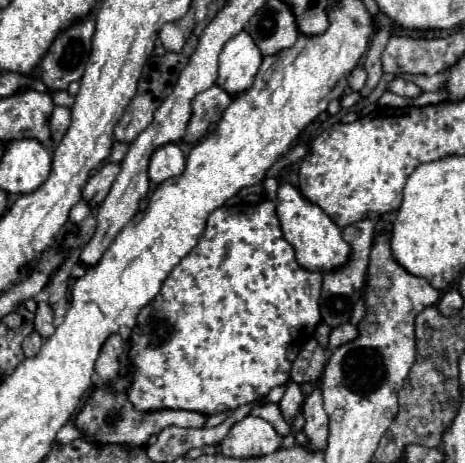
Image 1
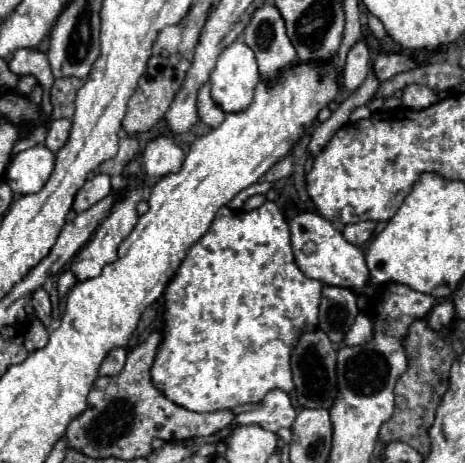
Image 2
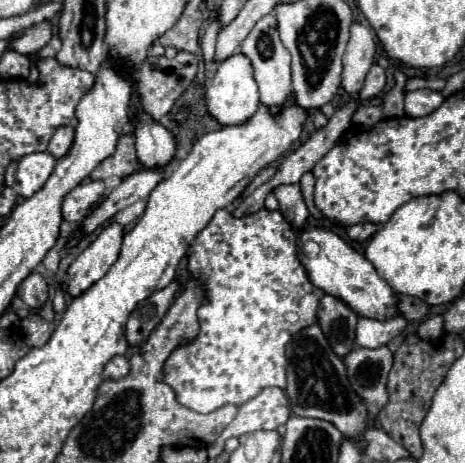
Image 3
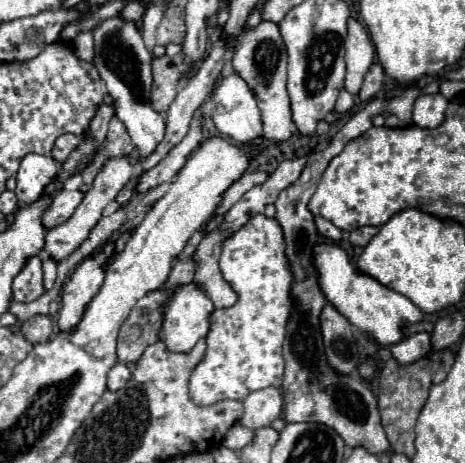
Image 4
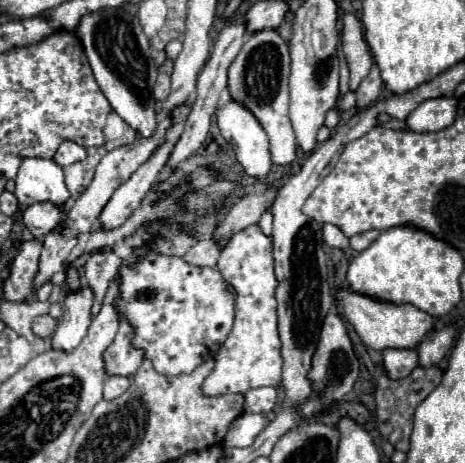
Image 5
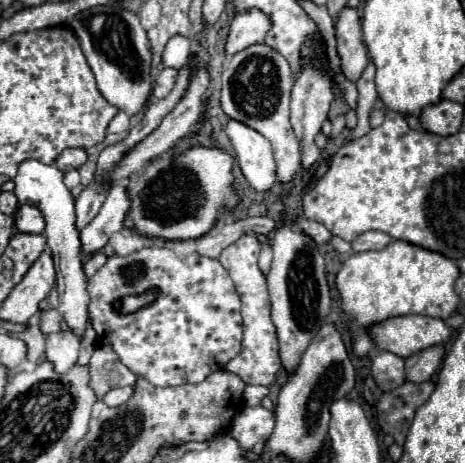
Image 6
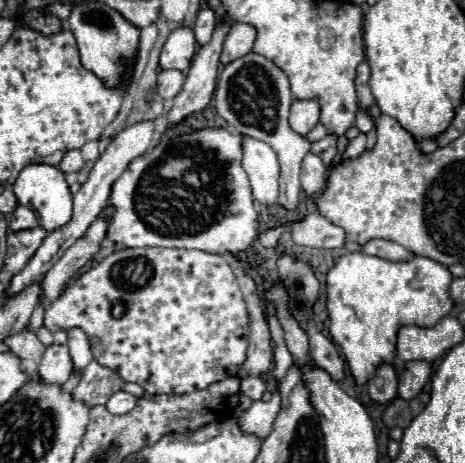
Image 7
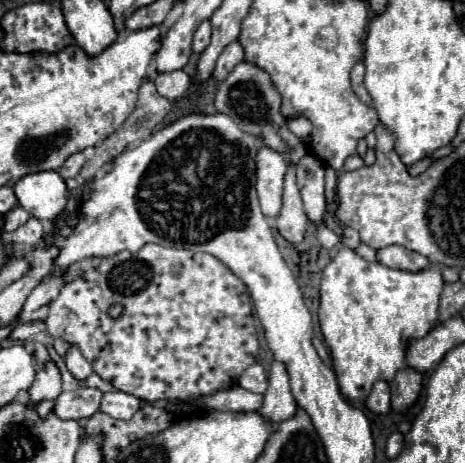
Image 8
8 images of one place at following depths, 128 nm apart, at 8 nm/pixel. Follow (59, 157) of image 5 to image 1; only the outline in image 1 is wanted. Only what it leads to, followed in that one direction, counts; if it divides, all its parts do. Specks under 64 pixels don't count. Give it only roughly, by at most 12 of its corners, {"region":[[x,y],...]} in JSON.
{"region":[[56,106],[50,116],[52,140],[58,144],[68,130],[70,110]]}

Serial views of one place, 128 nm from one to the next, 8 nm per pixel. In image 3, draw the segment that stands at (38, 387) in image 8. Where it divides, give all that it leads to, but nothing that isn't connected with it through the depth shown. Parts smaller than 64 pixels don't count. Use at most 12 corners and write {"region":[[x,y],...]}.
{"region":[[124,226],[102,228],[68,268],[70,296],[108,272],[120,256]]}

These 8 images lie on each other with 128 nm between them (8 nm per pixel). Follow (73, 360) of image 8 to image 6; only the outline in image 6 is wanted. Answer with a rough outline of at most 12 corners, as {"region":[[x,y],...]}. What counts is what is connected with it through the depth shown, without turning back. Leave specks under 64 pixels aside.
{"region":[[24,160],[20,204],[44,212],[58,310],[84,334],[88,278],[74,196],[54,164]]}

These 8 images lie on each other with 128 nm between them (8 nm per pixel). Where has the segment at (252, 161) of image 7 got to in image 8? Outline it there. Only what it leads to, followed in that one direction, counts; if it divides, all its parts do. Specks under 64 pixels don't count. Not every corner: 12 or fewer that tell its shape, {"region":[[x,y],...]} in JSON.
{"region":[[266,146],[256,154],[256,192],[264,216],[282,204],[286,160]]}

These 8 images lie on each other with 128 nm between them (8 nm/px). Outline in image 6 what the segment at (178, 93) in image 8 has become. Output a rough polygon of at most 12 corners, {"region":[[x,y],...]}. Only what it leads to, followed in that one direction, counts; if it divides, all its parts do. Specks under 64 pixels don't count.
{"region":[[164,68],[154,84],[154,96],[166,98],[178,70]]}

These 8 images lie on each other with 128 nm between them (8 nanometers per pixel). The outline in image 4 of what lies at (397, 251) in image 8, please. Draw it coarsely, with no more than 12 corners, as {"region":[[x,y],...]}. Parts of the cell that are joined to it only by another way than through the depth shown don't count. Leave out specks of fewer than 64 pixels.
{"region":[[374,226],[356,228],[350,232],[354,246],[366,246],[378,232]]}

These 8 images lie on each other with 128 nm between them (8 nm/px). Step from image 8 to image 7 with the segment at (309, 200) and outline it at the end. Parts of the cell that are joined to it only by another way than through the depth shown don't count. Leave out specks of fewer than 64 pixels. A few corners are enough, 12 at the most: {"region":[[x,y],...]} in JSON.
{"region":[[312,152],[304,156],[300,182],[308,196],[326,184],[326,166]]}

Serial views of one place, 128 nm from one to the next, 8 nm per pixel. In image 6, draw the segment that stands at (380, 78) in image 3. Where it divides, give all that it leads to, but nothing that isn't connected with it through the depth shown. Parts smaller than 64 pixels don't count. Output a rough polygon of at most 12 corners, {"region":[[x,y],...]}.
{"region":[[370,62],[358,86],[354,138],[370,132],[368,116],[378,100]]}

